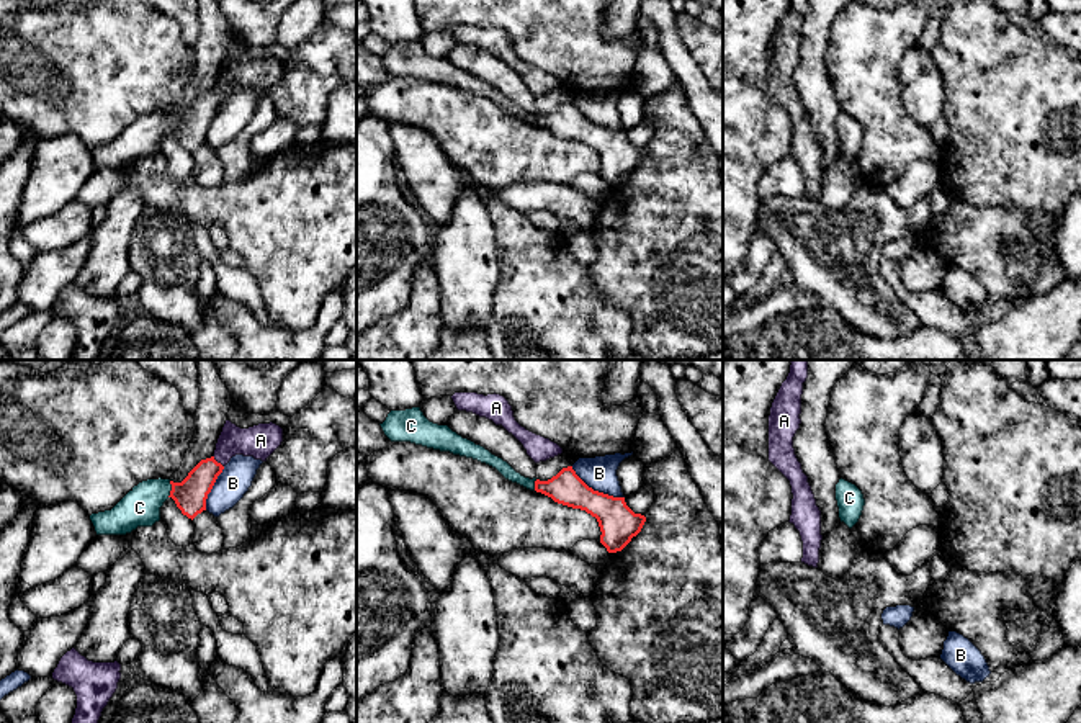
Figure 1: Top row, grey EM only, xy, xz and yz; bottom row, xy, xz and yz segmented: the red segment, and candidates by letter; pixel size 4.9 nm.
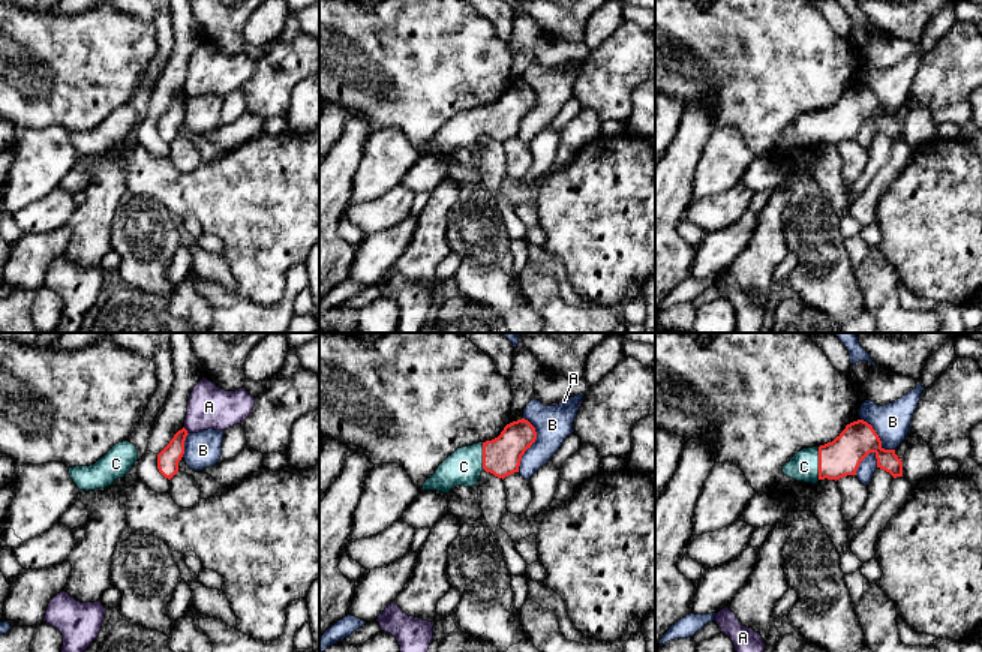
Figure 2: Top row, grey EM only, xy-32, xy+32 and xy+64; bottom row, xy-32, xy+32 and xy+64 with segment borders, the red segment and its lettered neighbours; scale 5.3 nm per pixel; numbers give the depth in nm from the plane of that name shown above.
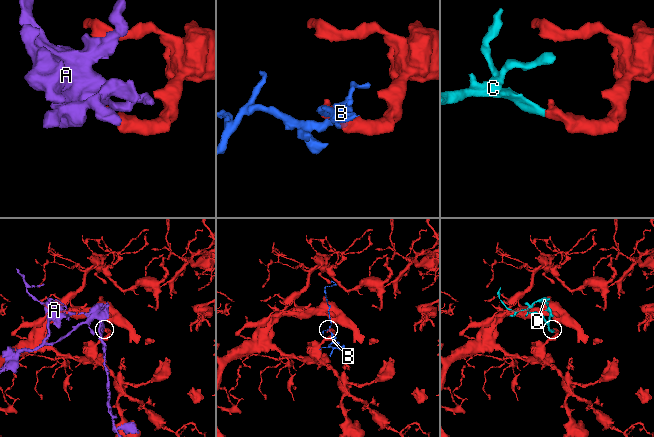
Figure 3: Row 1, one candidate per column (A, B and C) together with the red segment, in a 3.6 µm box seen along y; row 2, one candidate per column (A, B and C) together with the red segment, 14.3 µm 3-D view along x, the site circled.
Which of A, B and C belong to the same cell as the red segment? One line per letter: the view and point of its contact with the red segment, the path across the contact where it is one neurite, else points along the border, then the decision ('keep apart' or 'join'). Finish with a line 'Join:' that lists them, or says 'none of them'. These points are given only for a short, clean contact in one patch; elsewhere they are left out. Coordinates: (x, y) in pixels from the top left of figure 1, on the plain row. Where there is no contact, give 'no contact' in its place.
A: meets red in xy at (216, 95); keep apart
B: meets red in xz at (597, 125); border along xz (571, 100), (594, 123), (623, 131); keep apart
C: meets red in xy at (172, 123); join
Join: C

